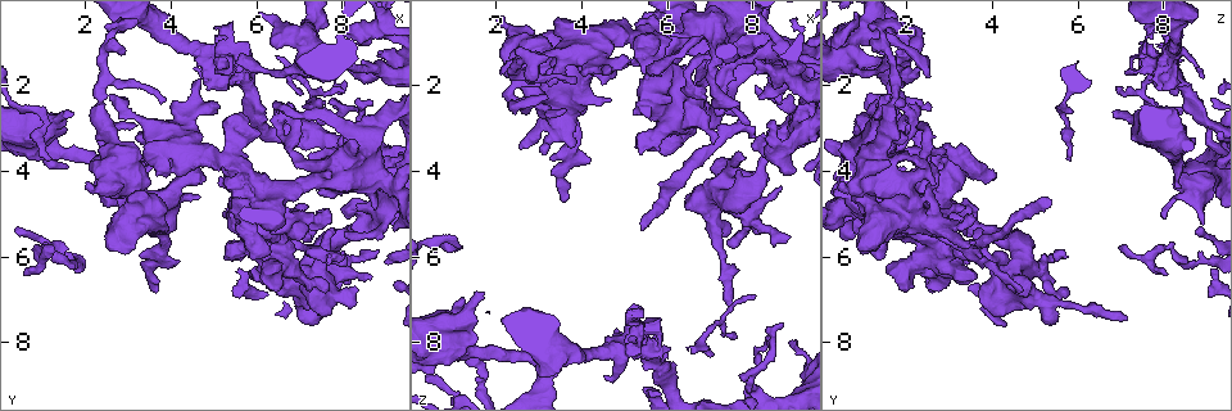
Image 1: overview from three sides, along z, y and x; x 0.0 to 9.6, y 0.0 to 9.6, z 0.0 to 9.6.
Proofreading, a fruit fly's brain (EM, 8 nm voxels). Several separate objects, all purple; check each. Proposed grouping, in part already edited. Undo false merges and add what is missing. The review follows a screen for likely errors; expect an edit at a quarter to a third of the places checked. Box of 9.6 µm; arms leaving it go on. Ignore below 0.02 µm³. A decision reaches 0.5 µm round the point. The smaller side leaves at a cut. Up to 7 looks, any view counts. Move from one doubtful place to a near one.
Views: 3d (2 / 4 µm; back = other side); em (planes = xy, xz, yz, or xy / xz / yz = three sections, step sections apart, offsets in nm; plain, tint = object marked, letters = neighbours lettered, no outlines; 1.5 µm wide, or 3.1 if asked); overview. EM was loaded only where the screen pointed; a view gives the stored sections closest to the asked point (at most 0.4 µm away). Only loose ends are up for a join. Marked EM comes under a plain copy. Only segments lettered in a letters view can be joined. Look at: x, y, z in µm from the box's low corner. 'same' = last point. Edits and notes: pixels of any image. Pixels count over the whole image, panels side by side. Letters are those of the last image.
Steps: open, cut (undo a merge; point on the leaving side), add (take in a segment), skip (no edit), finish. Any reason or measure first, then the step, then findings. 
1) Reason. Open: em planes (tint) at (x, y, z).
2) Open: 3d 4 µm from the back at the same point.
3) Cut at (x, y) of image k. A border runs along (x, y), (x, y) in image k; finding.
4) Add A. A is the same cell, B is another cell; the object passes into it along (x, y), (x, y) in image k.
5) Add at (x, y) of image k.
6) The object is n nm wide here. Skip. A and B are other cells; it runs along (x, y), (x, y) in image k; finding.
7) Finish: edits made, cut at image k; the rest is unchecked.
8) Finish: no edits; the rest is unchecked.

Branch stops here. Open: 3d 4 µm at (3.55, 6.75, 4.65).

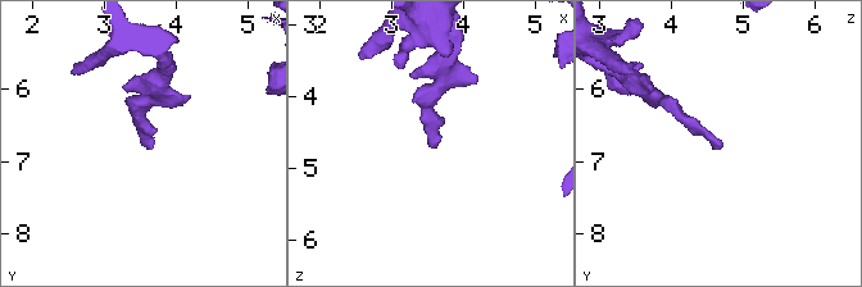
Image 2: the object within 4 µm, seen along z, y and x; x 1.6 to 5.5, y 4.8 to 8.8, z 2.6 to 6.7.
Need the tissue. Open: em xz step 8 (letters) at (3.60, 6.75, 4.70).

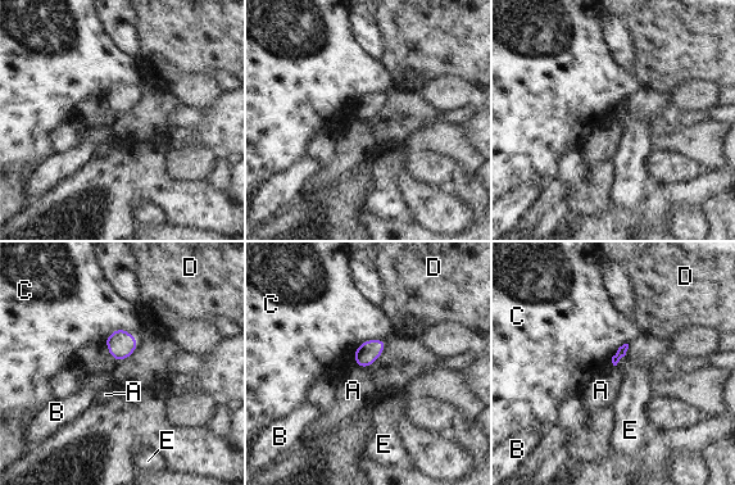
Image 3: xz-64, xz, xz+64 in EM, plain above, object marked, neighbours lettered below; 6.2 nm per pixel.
Another direction. Open: em planes (letters) at the same point.

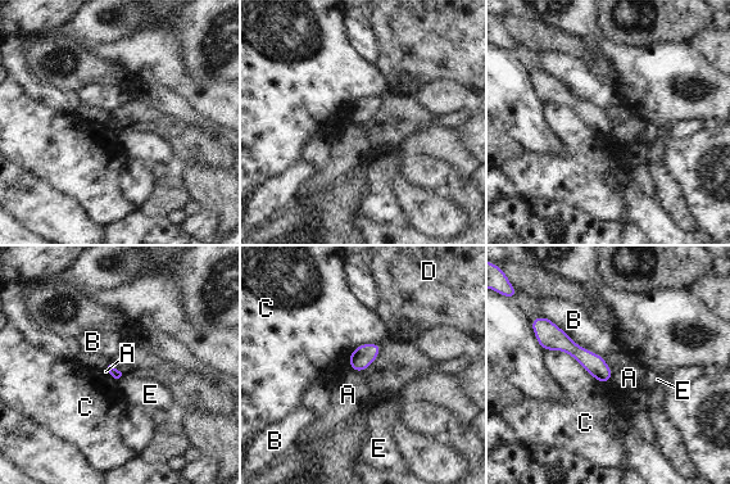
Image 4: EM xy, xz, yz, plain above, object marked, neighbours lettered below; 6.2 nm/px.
Skip. A, B, C, D and E are other cells; no lettered segment goes on from it.

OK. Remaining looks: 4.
Abrupt turn. Open: em planes (letters) at (0.95, 2.60, 5.60).

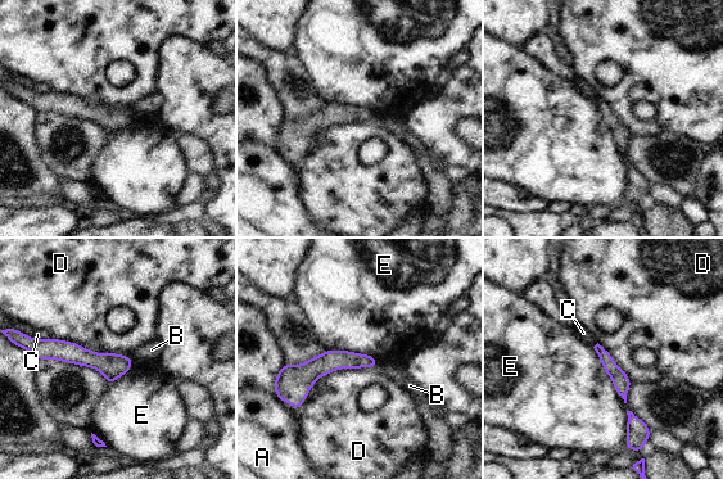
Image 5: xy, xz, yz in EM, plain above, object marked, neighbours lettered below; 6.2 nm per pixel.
The object is 110 nm wide here. Skip. A, B, C, D and E are other cells; it runs along (32, 347), (129, 364) in image 5; continuous, no second neuron.

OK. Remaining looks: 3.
Narrows sharply. Open: em planes (letters) at (1.00, 5.75, 8.10).

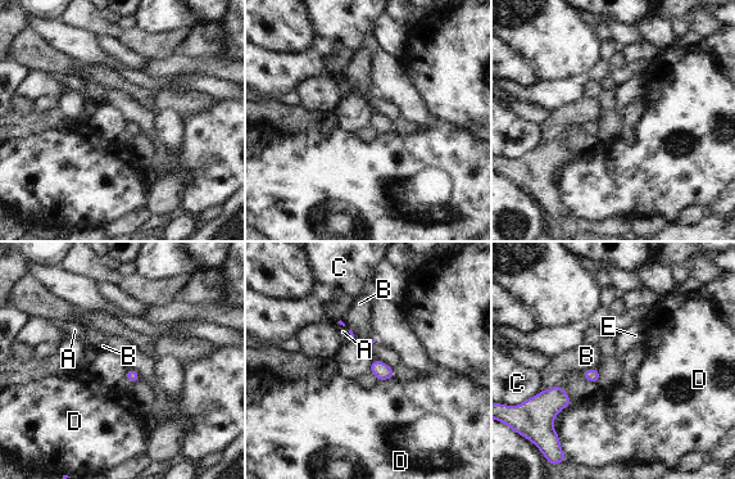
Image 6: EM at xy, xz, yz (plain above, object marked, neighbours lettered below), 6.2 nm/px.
Skip. A, B, C, D and E are other cells; a border runs along (595, 366), (580, 371) in image 6; one neuron here.

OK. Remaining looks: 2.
Finish: no edits; the rest is unchecked.

